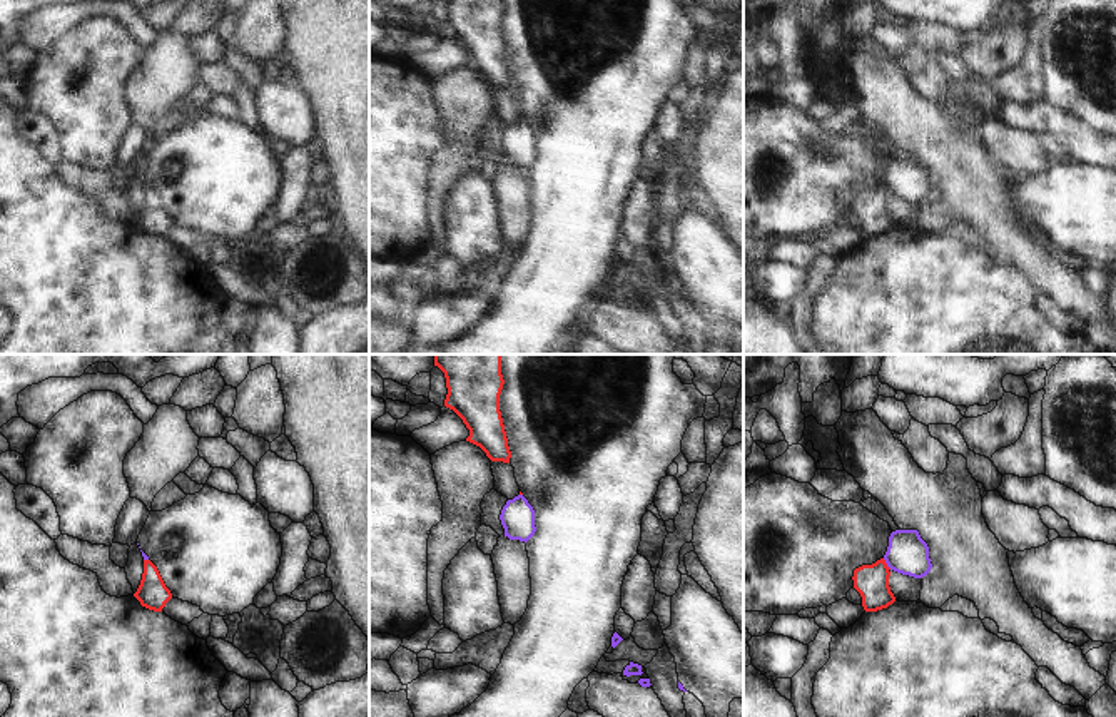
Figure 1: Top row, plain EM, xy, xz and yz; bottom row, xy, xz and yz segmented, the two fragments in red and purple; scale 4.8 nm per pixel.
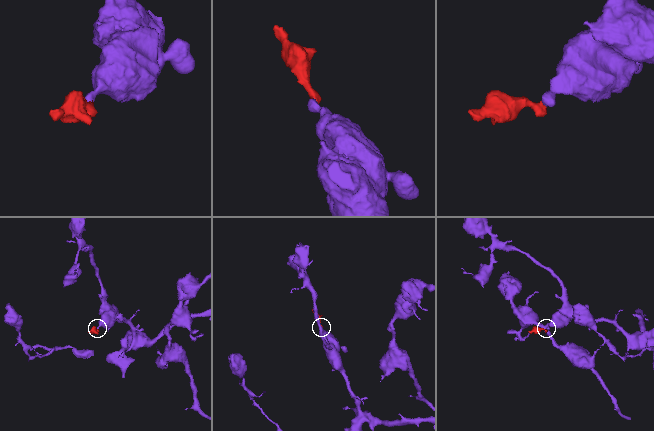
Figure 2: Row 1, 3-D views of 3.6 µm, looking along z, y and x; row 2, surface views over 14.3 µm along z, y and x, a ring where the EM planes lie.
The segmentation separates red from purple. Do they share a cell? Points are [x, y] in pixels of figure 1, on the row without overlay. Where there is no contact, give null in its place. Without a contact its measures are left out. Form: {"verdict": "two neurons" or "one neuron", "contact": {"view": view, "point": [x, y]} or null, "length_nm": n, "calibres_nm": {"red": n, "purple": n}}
{"verdict": "one neuron", "contact": {"view": "yz", "point": [886, 189]}, "length_nm": 70, "calibres_nm": {"red": 160, "purple": 200}}

